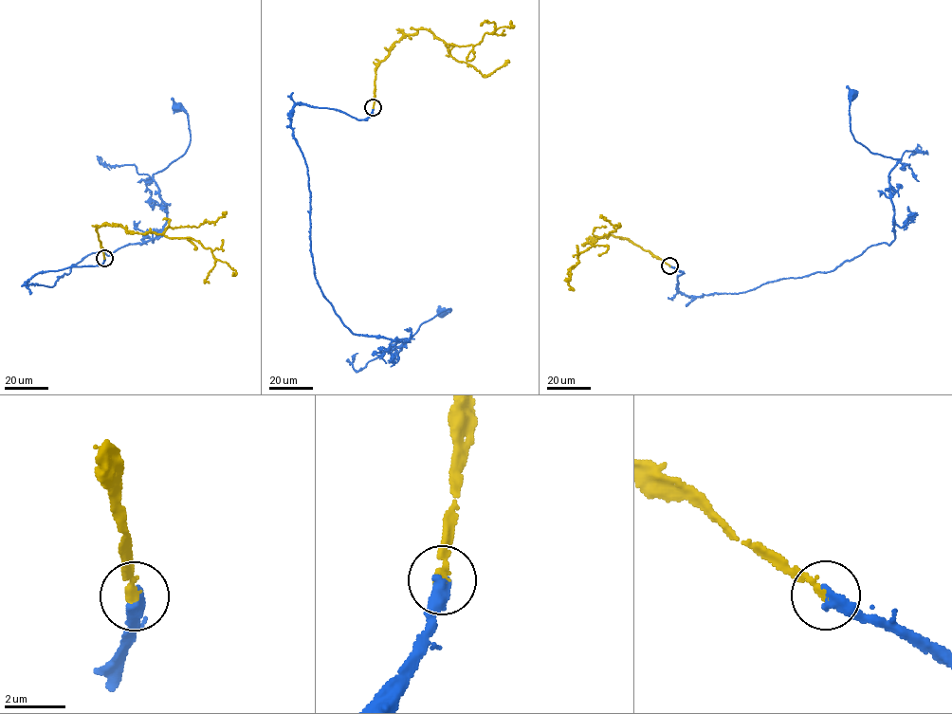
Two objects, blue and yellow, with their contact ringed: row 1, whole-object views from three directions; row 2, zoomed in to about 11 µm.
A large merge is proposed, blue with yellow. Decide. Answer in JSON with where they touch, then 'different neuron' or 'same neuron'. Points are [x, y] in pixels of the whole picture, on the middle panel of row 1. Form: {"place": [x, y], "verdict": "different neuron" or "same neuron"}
{"place": [373, 107], "verdict": "same neuron"}

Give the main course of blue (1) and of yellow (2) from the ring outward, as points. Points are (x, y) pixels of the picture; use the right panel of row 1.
1: (669, 265), (684, 273), (683, 294), (738, 294), (889, 245), (889, 173), (900, 160), (853, 138), (851, 92)
2: (669, 265), (625, 239), (594, 237), (583, 245), (589, 242), (594, 246), (578, 255), (569, 280), (563, 280)

